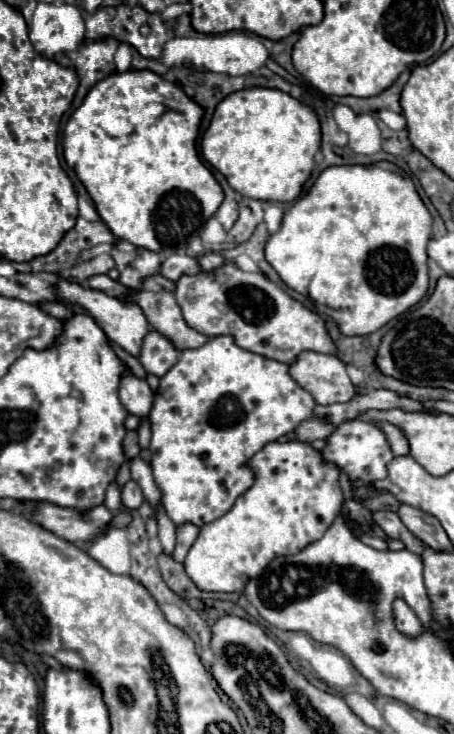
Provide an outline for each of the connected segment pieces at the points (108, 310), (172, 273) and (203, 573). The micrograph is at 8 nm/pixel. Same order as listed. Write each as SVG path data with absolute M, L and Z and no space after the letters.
M57 278L55 286L57 286L57 298L59 298L61 302L65 302L65 304L69 304L69 302L81 304L83 308L87 308L87 310L91 312L91 316L97 320L97 324L103 328L103 332L105 332L111 340L115 340L125 352L129 352L131 356L139 356L139 354L141 354L143 340L145 340L147 332L149 332L149 324L147 324L147 320L145 320L141 308L123 304L123 302L119 302L117 298L113 298L113 296L107 296L107 294L97 292L97 290L91 290L91 288L83 288L83 286L73 284L73 282L69 282L69 280L63 280L63 278Z
M171 254L161 262L161 276L165 276L167 280L177 282L181 274L197 274L197 270L201 270L195 262L195 258L191 256L179 256L179 254Z
M269 442L253 458L251 468L255 470L255 484L241 494L233 508L221 518L201 526L197 540L189 548L183 562L187 576L203 592L243 592L249 578L259 576L275 556L295 554L309 542L315 542L333 524L343 504L343 490L339 484L339 470L327 462L319 450L303 442Z

